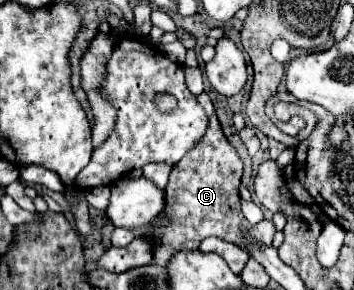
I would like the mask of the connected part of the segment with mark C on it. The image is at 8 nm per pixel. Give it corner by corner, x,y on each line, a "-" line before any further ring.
203,92
199,94
199,104
207,112
209,126
199,146
189,150
171,170
169,184
165,188
165,210
171,214
171,226
159,234
159,242
155,248
155,262
159,266
167,266
177,252
181,250
197,250
199,242
207,236
217,236
227,242
239,240
239,230
243,226
251,228
251,234
263,244
271,244
275,236
275,224
267,220
267,226
249,226
241,214
239,204
239,182
243,174
243,162
237,150
231,146
227,136
221,130
211,98

